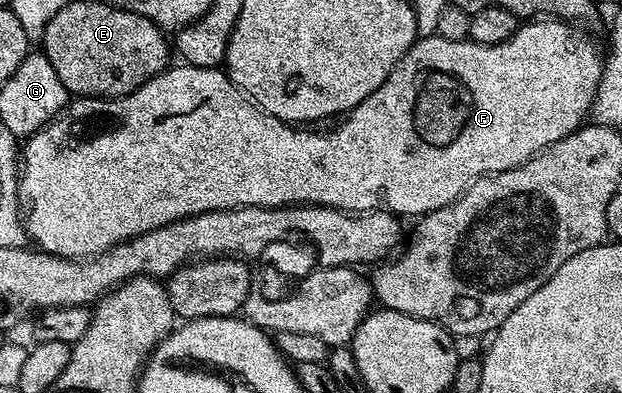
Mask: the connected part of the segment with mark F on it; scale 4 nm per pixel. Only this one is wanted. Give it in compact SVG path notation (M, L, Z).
M527 20L520 25L519 31L509 36L509 40L492 46L470 40L454 42L451 38L439 38L440 36L420 37L411 47L411 51L395 65L385 84L381 84L381 88L377 88L377 92L370 94L364 102L357 104L355 109L340 121L344 122L336 130L327 130L324 134L318 134L315 128L300 128L267 114L243 91L236 88L226 73L219 68L210 70L186 64L172 65L156 78L149 79L132 94L126 94L124 98L76 97L68 101L63 111L50 124L42 126L37 133L22 143L19 197L25 211L25 229L30 241L47 254L56 254L59 258L86 260L153 228L161 228L165 224L194 214L204 214L210 210L232 210L238 206L314 204L352 212L378 210L382 207L396 216L432 214L442 206L456 202L476 178L520 166L521 163L528 162L533 155L540 154L546 146L553 145L557 140L569 136L584 125L585 119L591 113L591 105L603 75L605 58L602 53L599 55L594 40L583 30L586 29L562 20Z

